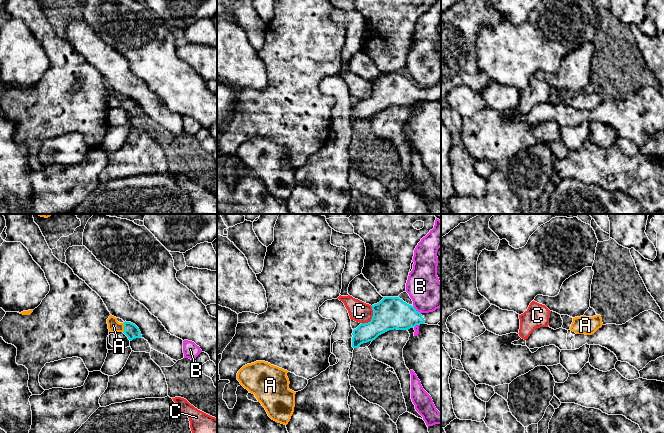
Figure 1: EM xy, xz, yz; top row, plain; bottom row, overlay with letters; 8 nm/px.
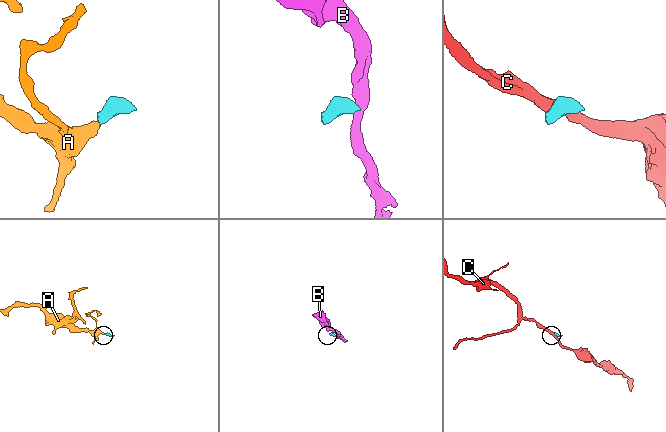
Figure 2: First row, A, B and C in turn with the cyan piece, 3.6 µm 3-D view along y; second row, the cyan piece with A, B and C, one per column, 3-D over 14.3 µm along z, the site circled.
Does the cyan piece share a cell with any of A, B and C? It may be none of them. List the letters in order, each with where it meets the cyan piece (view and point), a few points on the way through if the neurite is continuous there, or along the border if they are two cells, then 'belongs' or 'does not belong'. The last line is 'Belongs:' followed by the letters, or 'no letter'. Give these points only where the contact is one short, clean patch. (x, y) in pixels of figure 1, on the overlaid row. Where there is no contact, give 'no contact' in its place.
A: xy (124, 327) | across xy (131, 330), (124, 327), (113, 325) | belongs
B: xz (415, 309) | along xz (413, 305), (420, 313) | does not belong
C: xz (372, 318) | along xz (372, 306), (372, 318), (367, 322), (361, 323) | does not belong
Belongs: A

